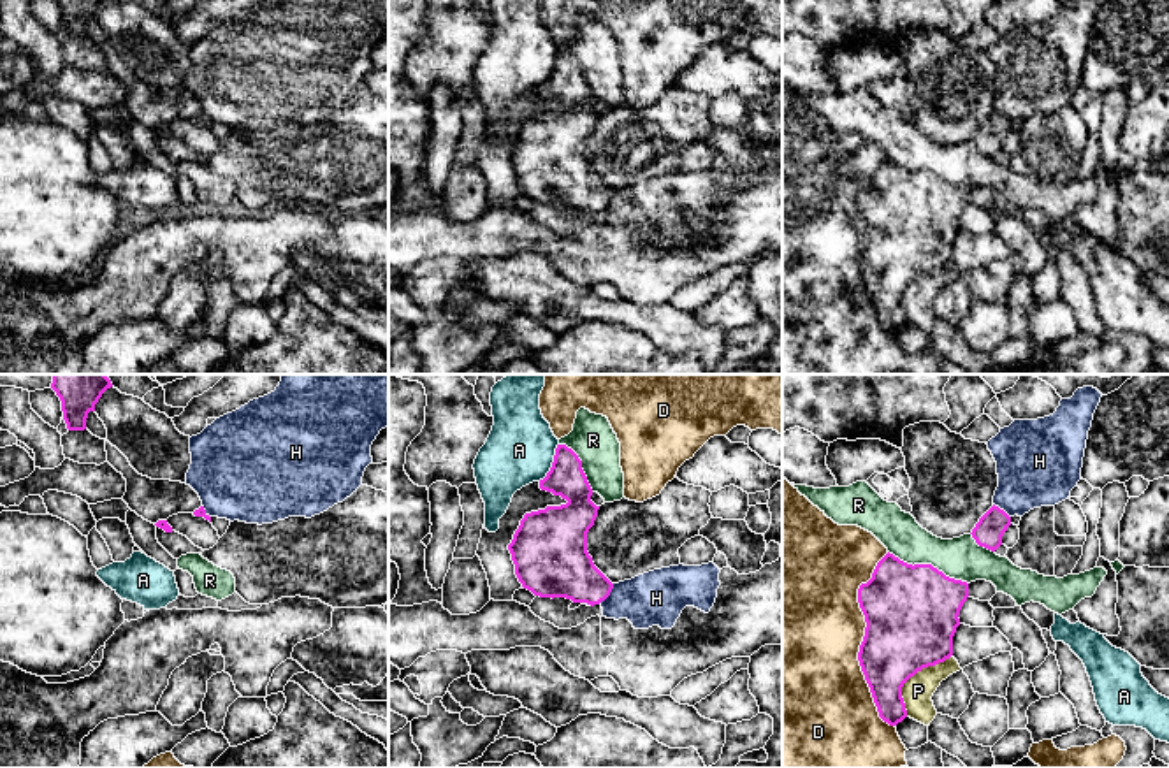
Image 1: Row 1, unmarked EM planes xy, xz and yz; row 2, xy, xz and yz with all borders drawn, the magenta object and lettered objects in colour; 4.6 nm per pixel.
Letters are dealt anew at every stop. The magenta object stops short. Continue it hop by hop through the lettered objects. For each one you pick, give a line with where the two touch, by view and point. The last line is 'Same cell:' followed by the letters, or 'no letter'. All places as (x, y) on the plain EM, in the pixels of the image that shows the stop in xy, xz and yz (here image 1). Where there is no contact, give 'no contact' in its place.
Same cell: no letter

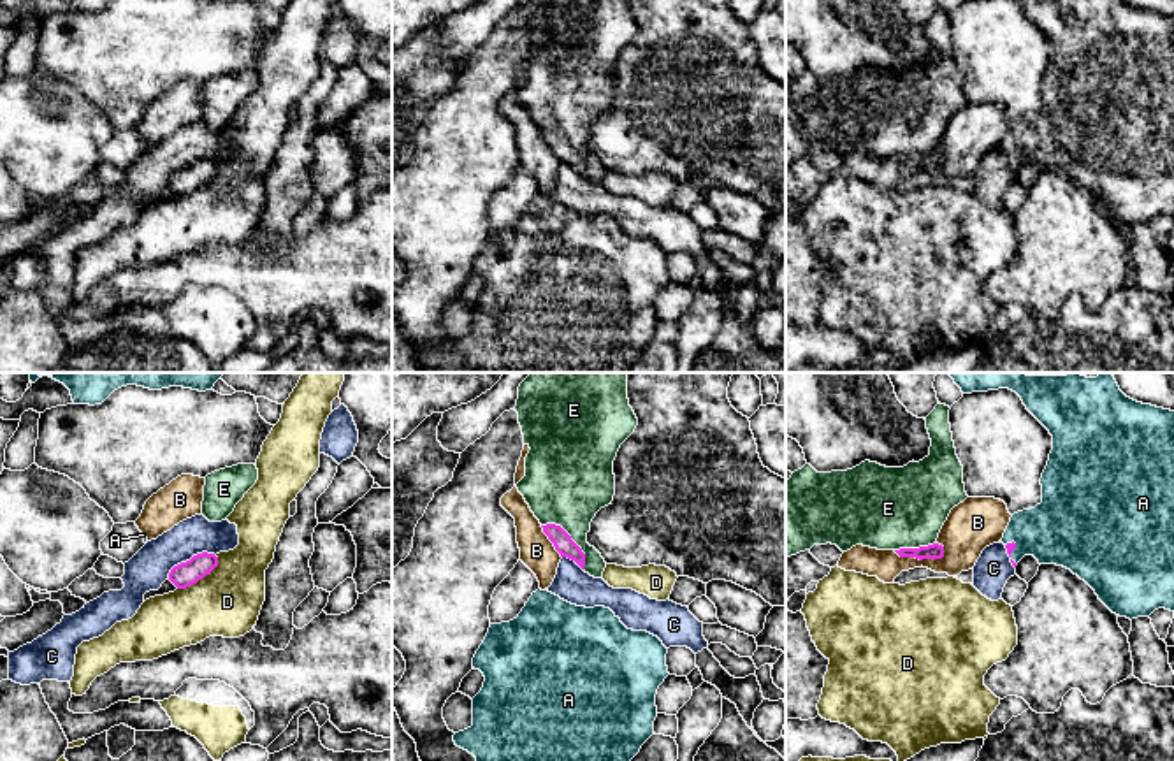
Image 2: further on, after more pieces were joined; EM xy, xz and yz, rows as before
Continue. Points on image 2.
A: yz (1011, 159)
Same cell: A

